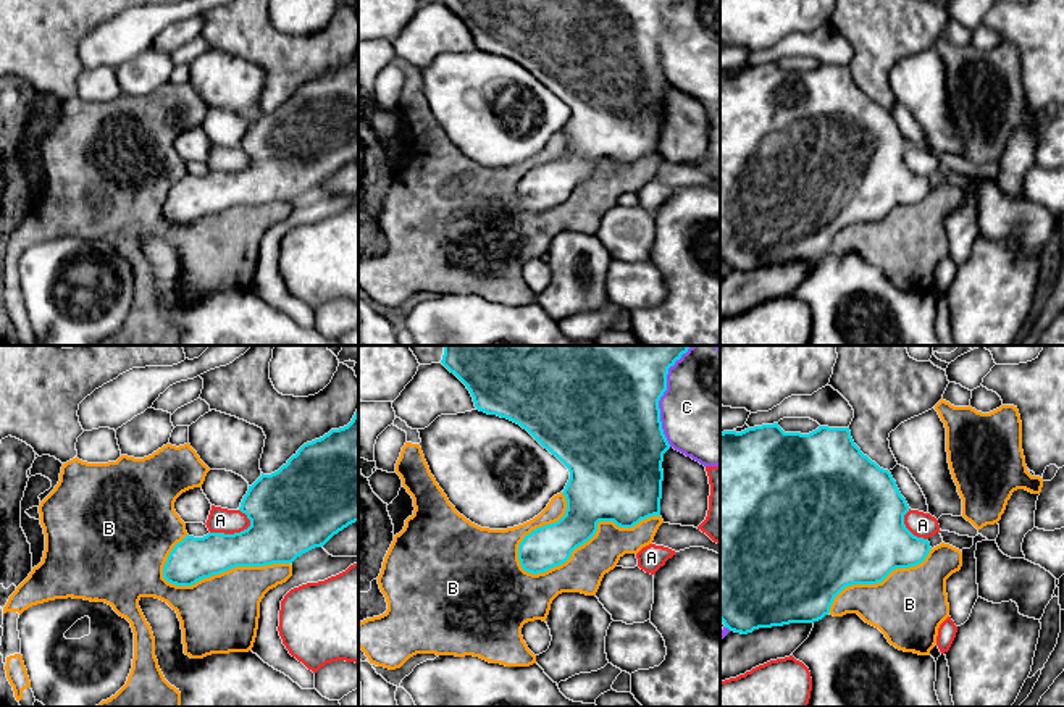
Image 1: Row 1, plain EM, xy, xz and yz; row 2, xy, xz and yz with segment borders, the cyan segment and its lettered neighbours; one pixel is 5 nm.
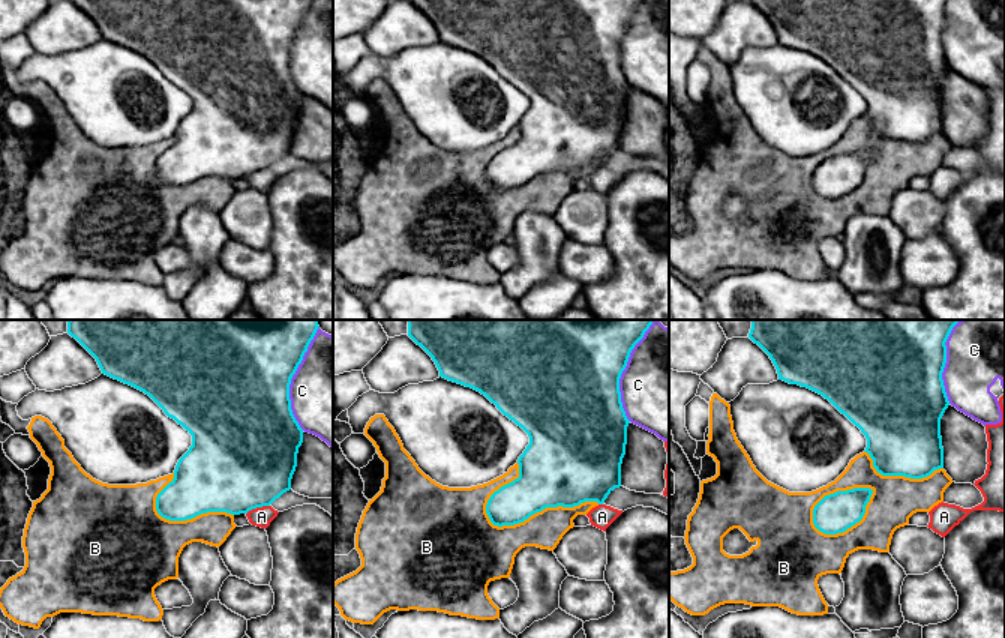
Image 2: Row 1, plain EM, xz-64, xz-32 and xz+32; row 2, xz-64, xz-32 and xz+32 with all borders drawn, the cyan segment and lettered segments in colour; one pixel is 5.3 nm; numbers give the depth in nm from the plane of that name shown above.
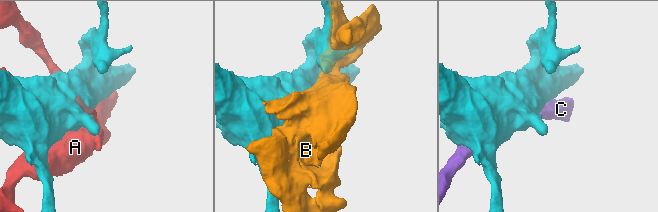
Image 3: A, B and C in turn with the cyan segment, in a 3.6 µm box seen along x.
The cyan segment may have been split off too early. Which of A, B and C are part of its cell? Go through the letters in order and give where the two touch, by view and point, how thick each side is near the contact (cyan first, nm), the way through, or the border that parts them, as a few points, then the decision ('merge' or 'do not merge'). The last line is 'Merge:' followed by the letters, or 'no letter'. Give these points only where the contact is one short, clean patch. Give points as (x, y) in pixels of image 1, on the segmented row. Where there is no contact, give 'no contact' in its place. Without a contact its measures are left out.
A: xy (231, 535) | 320/130 nm | do not merge
B: xz (588, 539) | 300/200 nm | merge
C: xz (662, 394) | 500/480 nm | do not merge
Merge: B

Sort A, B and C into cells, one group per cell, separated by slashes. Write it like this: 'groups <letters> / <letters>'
groups A / B / C

